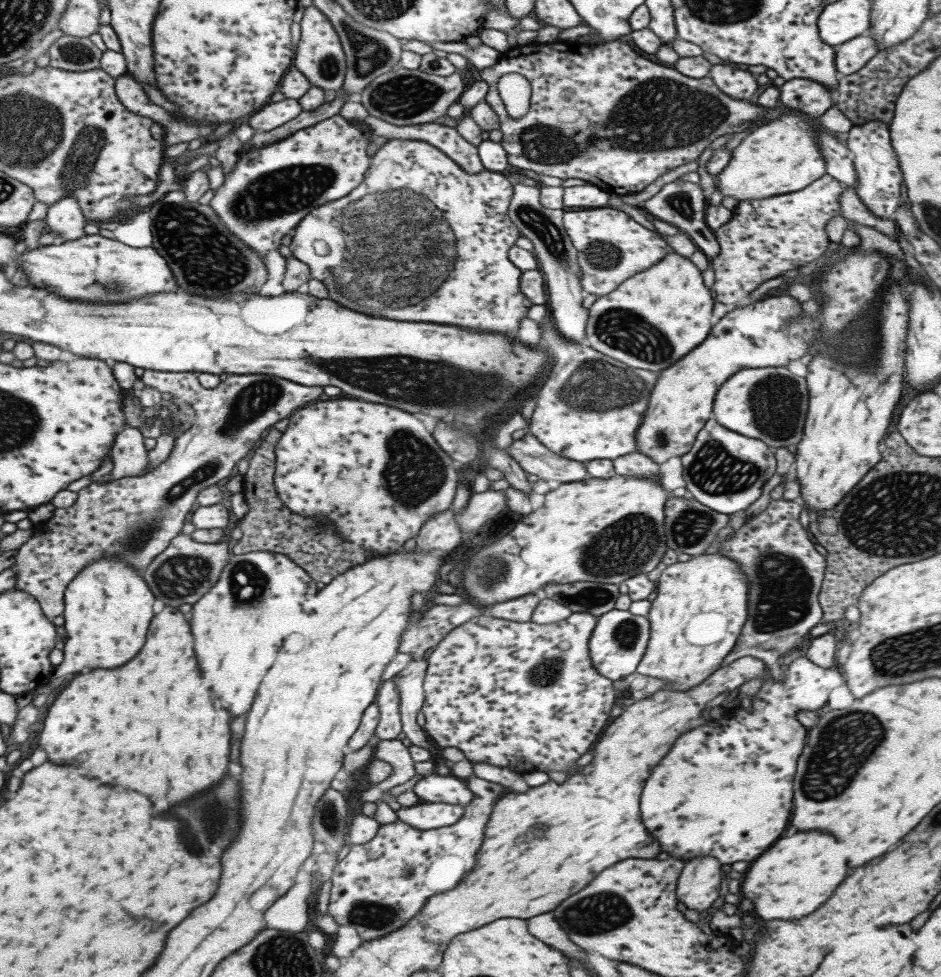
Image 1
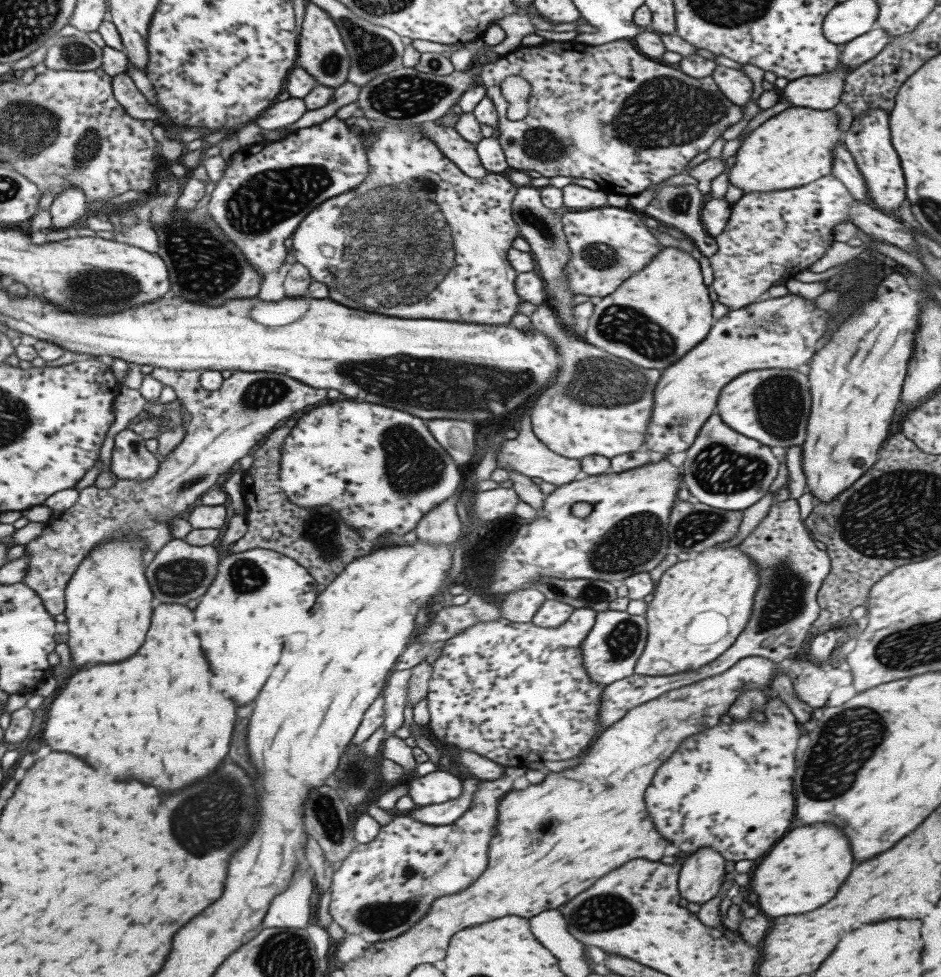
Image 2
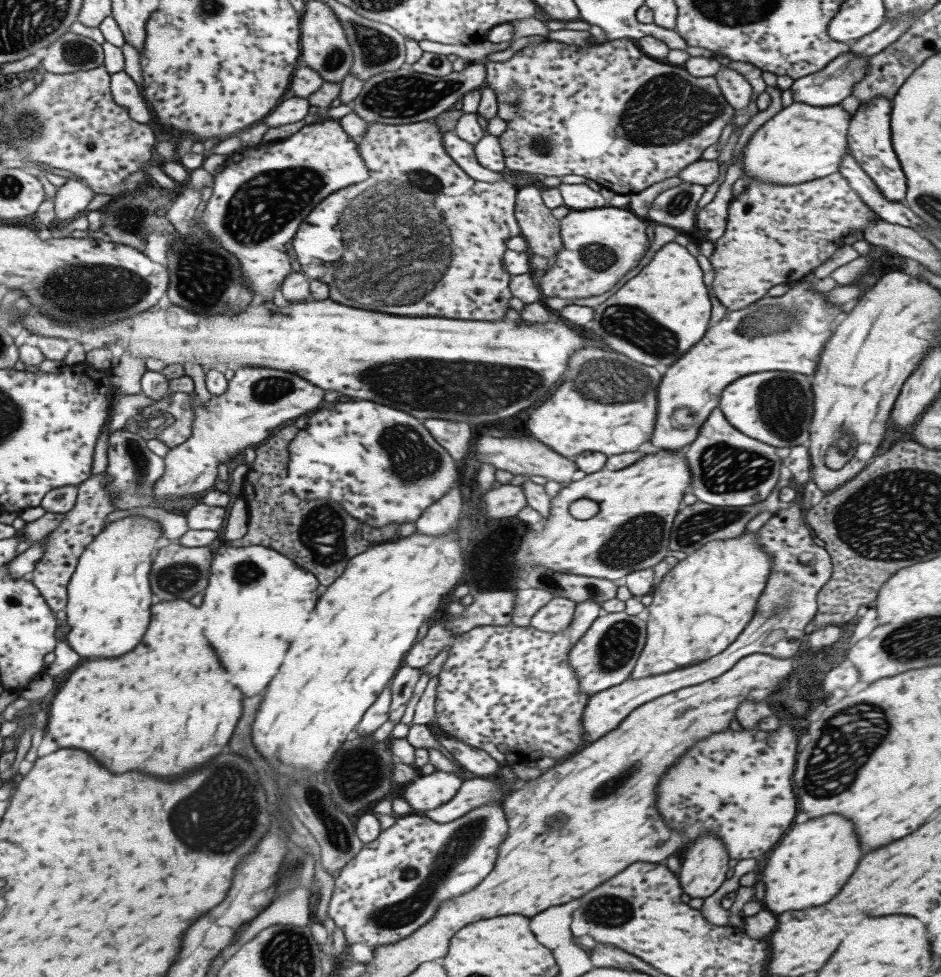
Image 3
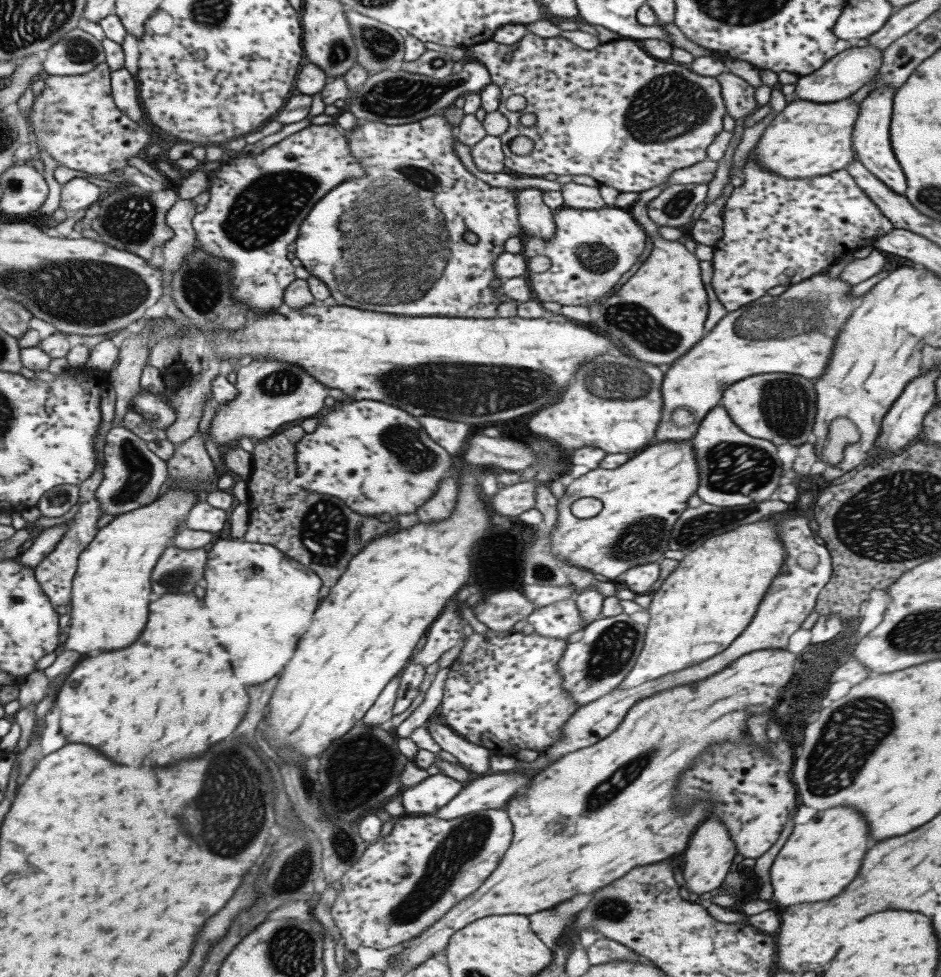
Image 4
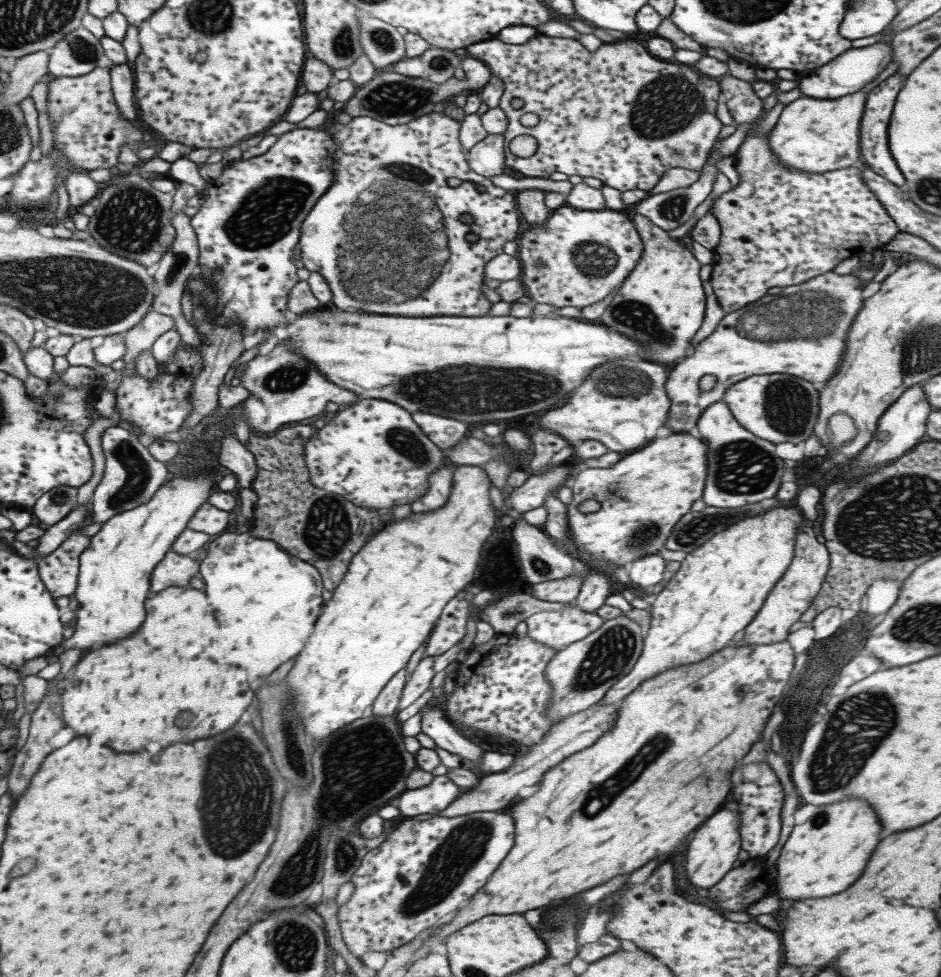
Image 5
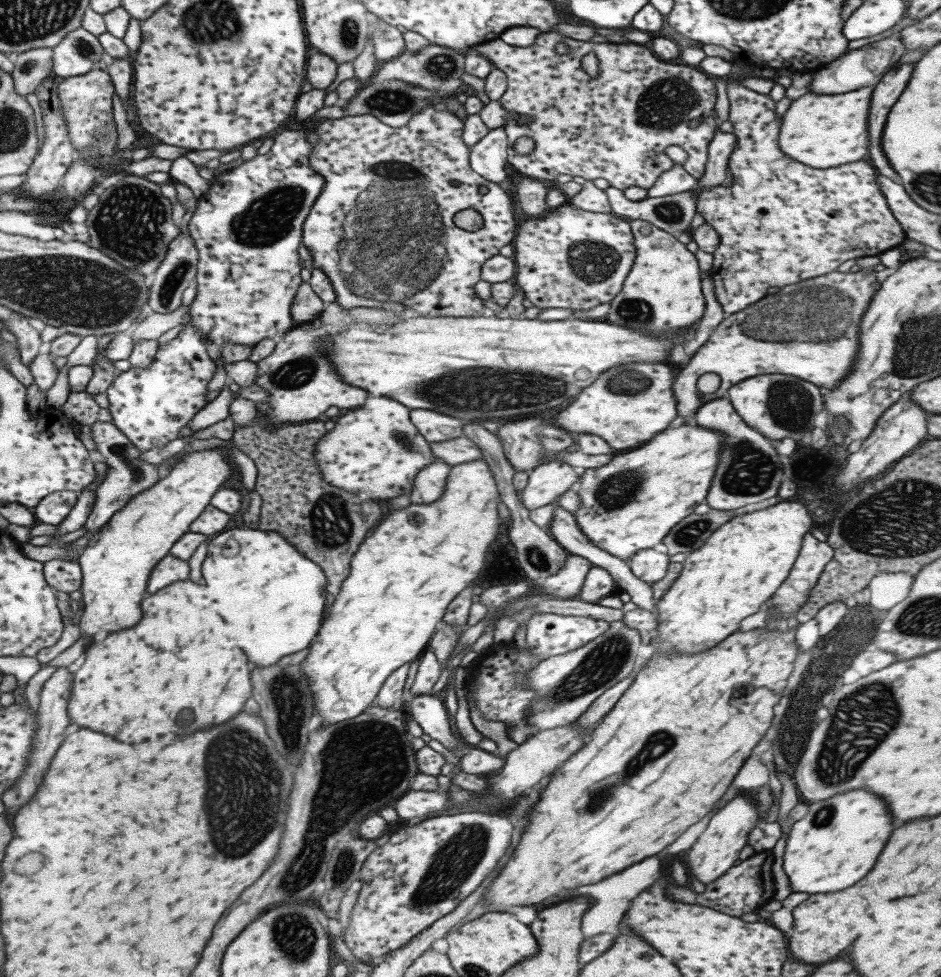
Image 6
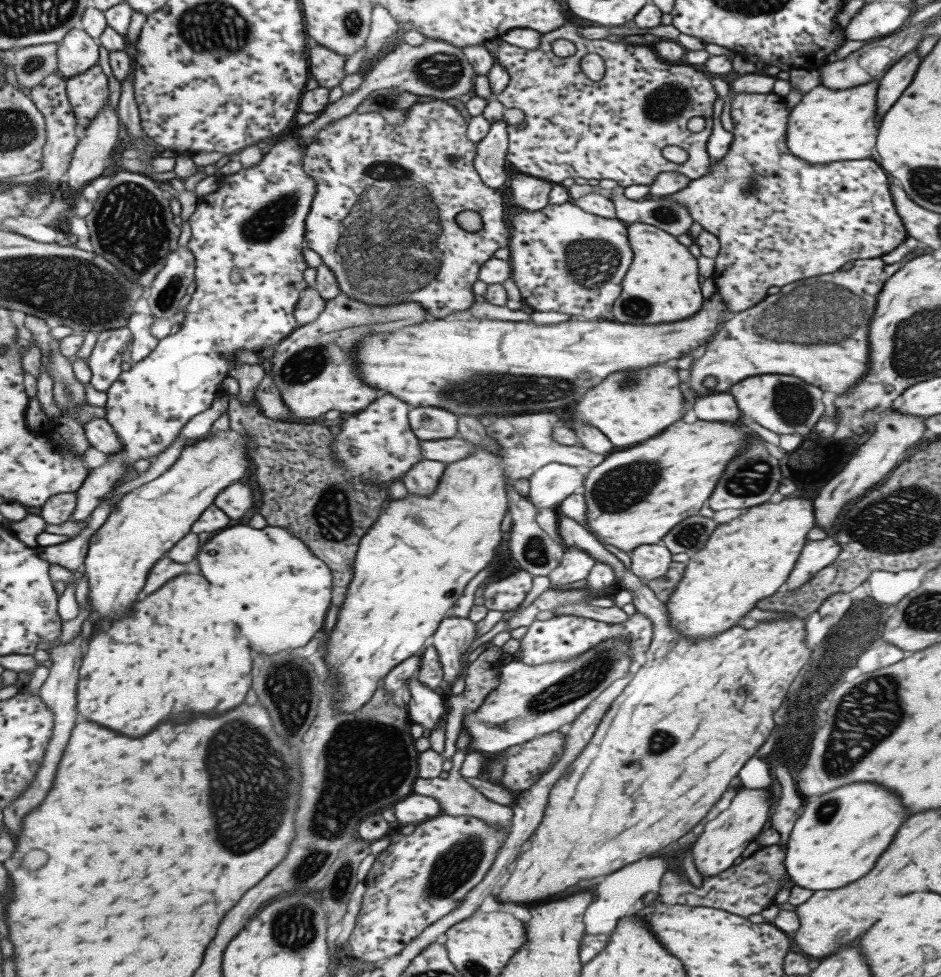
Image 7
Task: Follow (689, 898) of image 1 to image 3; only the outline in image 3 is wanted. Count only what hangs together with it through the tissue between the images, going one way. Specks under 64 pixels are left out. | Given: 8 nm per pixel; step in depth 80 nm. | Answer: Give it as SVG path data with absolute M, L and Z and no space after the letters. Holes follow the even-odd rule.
M701 835L687 848L680 864L678 883L691 899L705 899L727 879L729 862L723 841L715 835Z

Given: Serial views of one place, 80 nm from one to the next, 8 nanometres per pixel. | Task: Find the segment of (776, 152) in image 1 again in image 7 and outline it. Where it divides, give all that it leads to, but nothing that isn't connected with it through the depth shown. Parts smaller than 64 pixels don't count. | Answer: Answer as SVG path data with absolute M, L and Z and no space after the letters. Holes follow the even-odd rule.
M878 78L843 90L831 90L823 85L812 87L789 111L786 128L788 151L809 164L869 159L878 129L875 118L877 87Z

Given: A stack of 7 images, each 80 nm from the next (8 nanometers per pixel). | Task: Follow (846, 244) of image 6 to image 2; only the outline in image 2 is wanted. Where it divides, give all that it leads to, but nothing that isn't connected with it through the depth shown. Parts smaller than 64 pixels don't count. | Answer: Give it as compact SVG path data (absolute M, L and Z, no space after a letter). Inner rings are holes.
M717 65L710 77L717 89L735 106L743 107L749 100L753 86L749 78L740 69ZM831 173L799 186L769 192L743 193L730 205L730 216L723 230L714 236L716 251L708 257L713 280L710 290L715 294L715 300L726 306L729 311L743 308L753 303L770 286L779 280L789 280L797 272L806 270L813 262L819 260L833 240L833 228L840 222L847 222L849 210L854 204L854 198L843 186L843 183Z

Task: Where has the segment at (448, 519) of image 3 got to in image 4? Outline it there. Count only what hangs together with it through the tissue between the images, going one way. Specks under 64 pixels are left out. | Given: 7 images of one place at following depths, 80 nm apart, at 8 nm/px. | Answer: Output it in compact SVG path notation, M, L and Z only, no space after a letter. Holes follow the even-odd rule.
M447 475L439 482L437 492L421 506L417 506L415 514L419 516L421 522L429 522L429 520L441 520L447 518L457 499L458 486L455 475Z

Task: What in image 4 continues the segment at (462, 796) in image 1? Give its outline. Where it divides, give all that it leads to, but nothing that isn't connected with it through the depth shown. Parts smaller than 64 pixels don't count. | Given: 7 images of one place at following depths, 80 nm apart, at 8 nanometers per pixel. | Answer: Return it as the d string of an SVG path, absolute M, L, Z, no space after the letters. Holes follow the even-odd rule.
M439 772L401 792L404 815L431 815L461 790L462 784Z

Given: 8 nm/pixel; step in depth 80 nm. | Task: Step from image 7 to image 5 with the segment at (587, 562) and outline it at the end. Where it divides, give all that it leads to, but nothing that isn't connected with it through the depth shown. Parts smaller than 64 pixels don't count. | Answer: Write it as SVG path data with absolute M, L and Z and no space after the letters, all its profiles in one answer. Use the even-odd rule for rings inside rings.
M572 574L562 579L532 584L531 596L552 603L571 603L581 586L580 576Z

